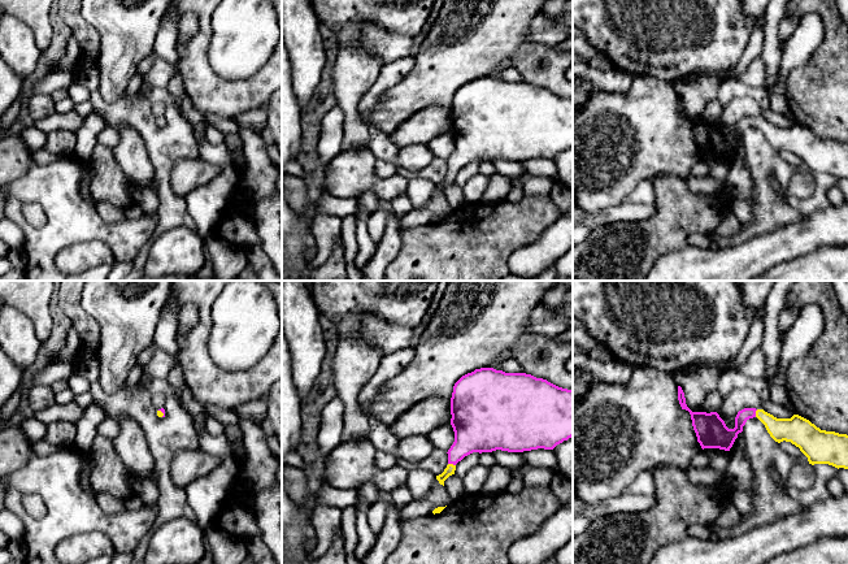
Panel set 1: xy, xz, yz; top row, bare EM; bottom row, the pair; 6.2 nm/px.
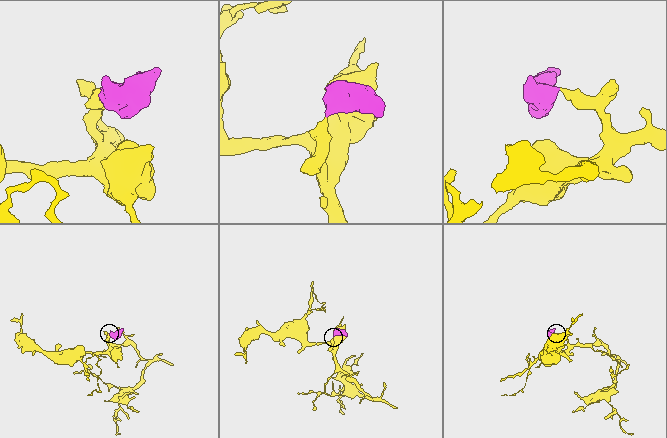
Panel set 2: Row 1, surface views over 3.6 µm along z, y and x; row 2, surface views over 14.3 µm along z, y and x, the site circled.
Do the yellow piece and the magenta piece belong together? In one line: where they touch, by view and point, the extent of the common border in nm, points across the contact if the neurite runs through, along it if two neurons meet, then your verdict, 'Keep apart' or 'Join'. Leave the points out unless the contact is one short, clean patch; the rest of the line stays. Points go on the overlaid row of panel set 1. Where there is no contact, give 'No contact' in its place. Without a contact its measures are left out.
Touches yellow at xz (452, 464). Shared border 50 nm. Path across: xz (451, 468), (452, 464), (453, 456), (474, 430). Join

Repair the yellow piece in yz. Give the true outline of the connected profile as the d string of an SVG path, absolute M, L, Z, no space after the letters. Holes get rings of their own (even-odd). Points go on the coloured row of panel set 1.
M678 386L678 400L682 409L690 412L697 442L703 450L730 451L745 422L757 417L775 442L791 442L808 457L809 464L829 464L838 469L848 469L848 435L821 430L799 415L791 418L777 418L764 409L744 408L735 417L735 428L729 429L717 412L692 412L686 404L680 386Z

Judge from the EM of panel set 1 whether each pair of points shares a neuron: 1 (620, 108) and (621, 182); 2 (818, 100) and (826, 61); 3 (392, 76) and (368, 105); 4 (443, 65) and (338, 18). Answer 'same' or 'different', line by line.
1: same
2: same
3: same
4: different

